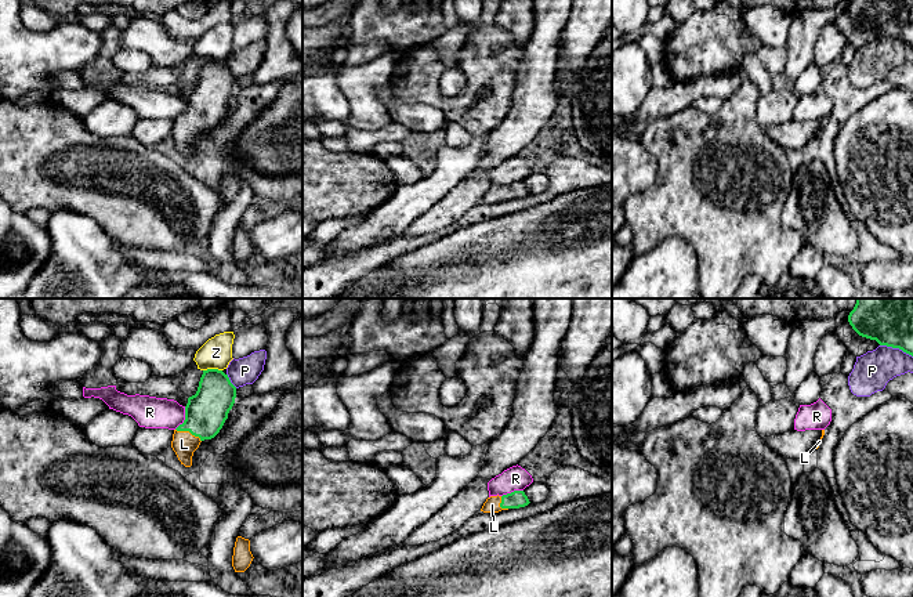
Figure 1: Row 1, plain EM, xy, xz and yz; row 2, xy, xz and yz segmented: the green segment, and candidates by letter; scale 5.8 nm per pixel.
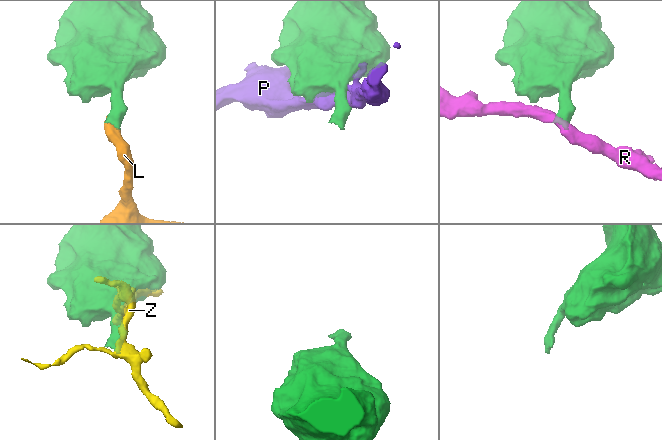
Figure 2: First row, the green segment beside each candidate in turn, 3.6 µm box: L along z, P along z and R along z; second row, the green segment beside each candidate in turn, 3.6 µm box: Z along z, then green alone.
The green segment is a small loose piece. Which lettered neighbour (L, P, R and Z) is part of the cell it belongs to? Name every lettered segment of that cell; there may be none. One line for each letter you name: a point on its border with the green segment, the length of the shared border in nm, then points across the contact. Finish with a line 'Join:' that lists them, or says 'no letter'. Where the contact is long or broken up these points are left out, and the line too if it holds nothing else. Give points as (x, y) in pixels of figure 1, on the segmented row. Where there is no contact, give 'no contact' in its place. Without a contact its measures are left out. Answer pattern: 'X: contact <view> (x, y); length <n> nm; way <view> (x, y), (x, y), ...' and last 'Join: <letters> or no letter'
L: contact xy (189, 431); length 170 nm; way xy (206, 412), (189, 431), (184, 444)
Join: L

